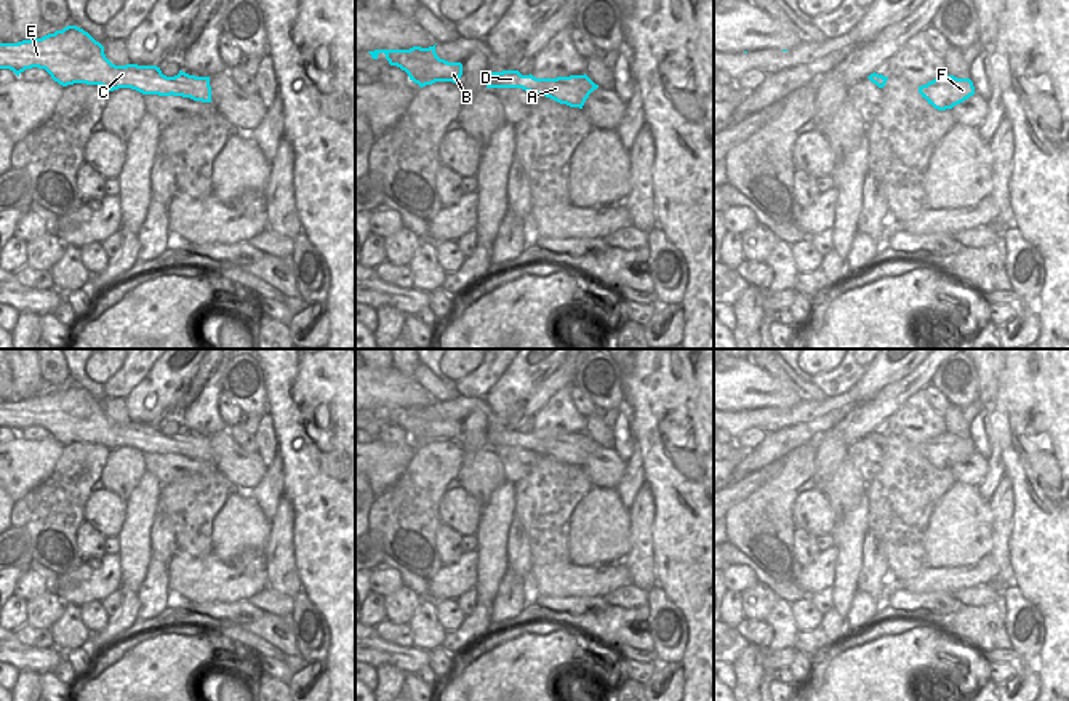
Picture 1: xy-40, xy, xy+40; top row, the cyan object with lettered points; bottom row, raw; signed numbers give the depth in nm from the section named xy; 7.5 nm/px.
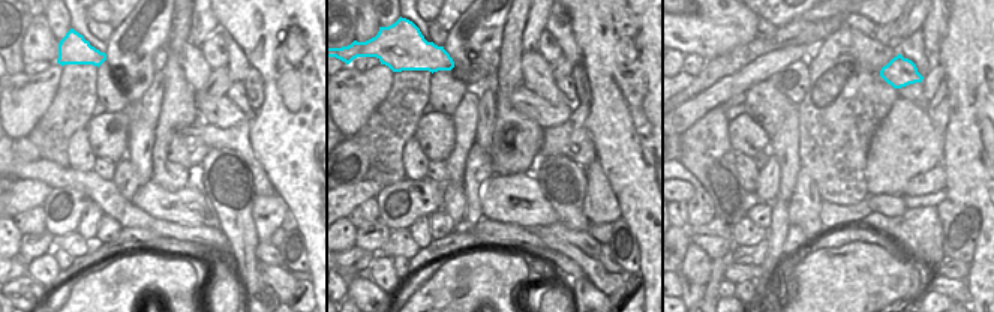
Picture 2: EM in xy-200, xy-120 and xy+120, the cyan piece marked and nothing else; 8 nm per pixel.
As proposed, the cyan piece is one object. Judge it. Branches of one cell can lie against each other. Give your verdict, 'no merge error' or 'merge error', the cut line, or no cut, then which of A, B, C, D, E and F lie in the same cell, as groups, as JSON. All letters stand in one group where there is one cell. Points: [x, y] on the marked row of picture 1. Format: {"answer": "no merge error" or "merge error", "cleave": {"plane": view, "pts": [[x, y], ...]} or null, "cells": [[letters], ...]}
{"answer": "no merge error", "cleave": null, "cells": [["A", "B", "C", "D", "E", "F"]]}

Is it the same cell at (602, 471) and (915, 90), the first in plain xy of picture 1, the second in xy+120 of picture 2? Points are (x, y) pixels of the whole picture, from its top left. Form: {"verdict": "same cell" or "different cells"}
{"verdict": "same cell"}

